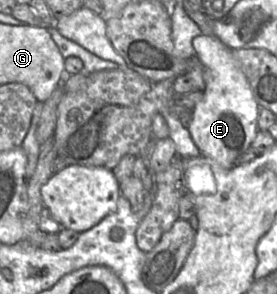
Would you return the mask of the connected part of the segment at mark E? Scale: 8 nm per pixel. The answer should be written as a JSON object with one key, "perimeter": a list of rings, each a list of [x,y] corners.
{"perimeter":[[[204,34],[196,36],[192,45],[205,69],[205,89],[203,99],[192,109],[188,131],[202,155],[215,160],[223,168],[230,169],[250,147],[259,130],[259,104],[232,48],[215,36]]]}

